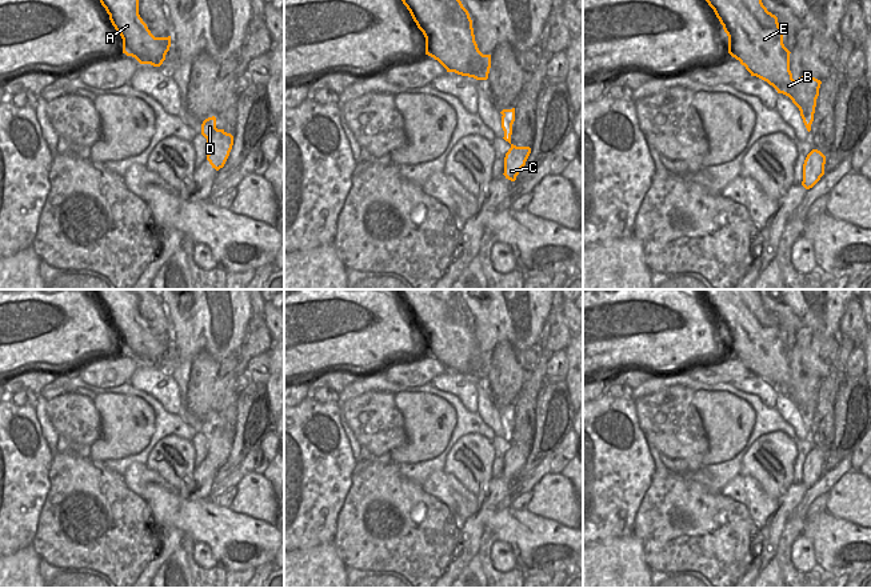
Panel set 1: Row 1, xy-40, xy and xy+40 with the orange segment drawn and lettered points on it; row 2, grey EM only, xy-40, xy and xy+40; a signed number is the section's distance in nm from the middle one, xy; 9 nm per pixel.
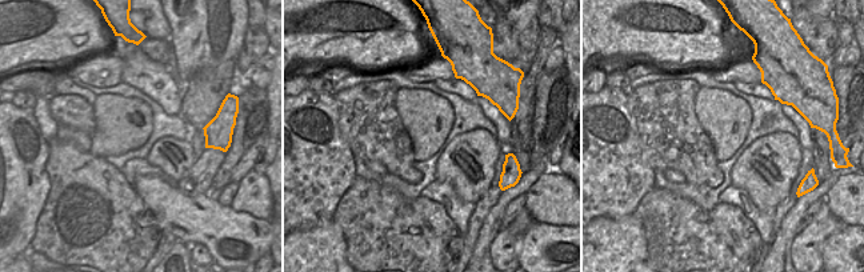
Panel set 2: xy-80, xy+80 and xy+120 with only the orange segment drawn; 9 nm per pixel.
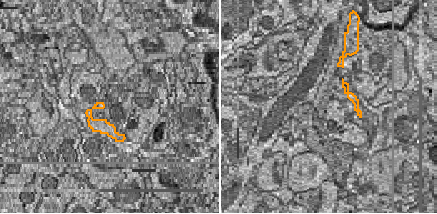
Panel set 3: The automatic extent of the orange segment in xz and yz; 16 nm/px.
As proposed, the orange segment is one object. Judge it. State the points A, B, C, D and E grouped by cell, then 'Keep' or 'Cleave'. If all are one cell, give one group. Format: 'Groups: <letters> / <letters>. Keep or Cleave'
Groups: A B E / C D. Cleave

